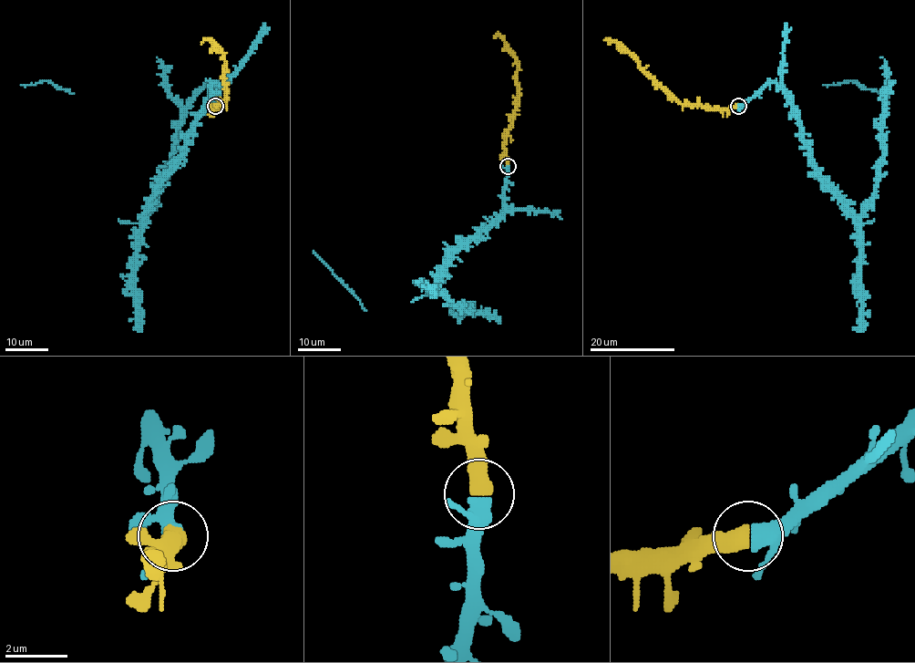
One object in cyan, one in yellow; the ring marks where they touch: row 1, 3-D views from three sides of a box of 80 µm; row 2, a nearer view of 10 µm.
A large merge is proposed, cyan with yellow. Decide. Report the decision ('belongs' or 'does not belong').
belongs

